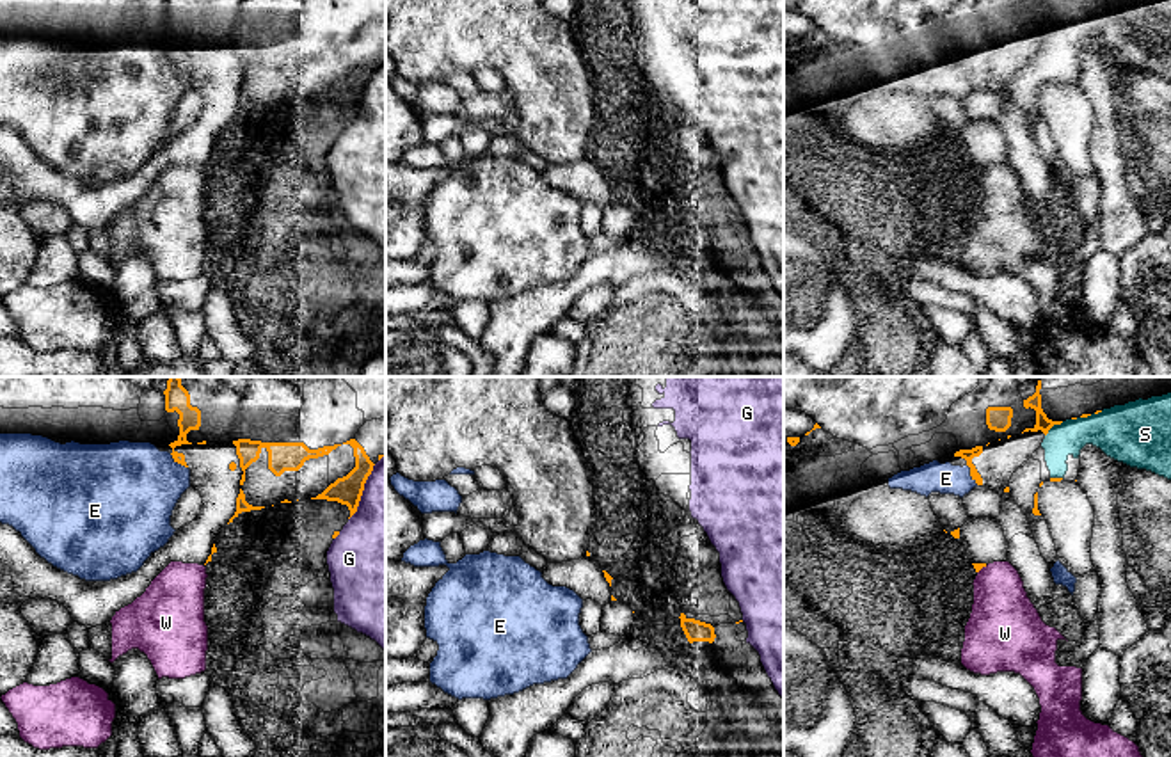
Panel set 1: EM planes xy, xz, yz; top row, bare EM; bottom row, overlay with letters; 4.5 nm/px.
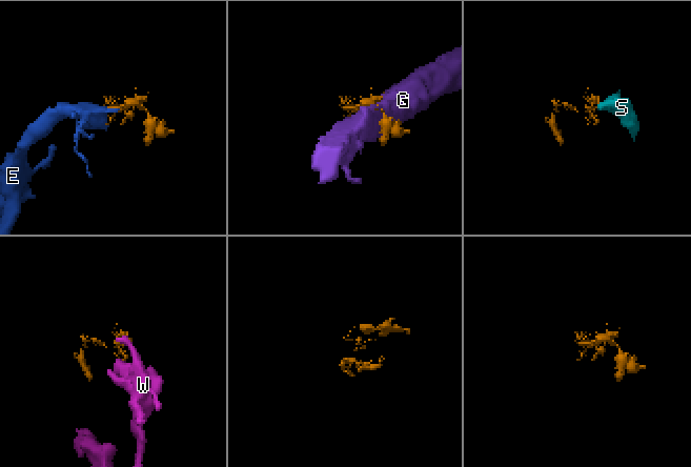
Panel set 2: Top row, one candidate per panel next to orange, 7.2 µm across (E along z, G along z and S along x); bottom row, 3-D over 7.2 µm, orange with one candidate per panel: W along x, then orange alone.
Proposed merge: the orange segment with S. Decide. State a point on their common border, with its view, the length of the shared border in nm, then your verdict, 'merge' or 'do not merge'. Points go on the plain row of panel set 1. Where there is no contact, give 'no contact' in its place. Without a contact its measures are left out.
yz (1052, 27) | 110 nm | do not merge

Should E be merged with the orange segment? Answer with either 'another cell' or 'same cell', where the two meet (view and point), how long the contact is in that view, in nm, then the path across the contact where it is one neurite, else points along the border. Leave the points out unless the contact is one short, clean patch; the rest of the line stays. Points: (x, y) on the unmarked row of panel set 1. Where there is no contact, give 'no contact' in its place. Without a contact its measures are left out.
same cell; contact xy (178, 64); length 110 nm

